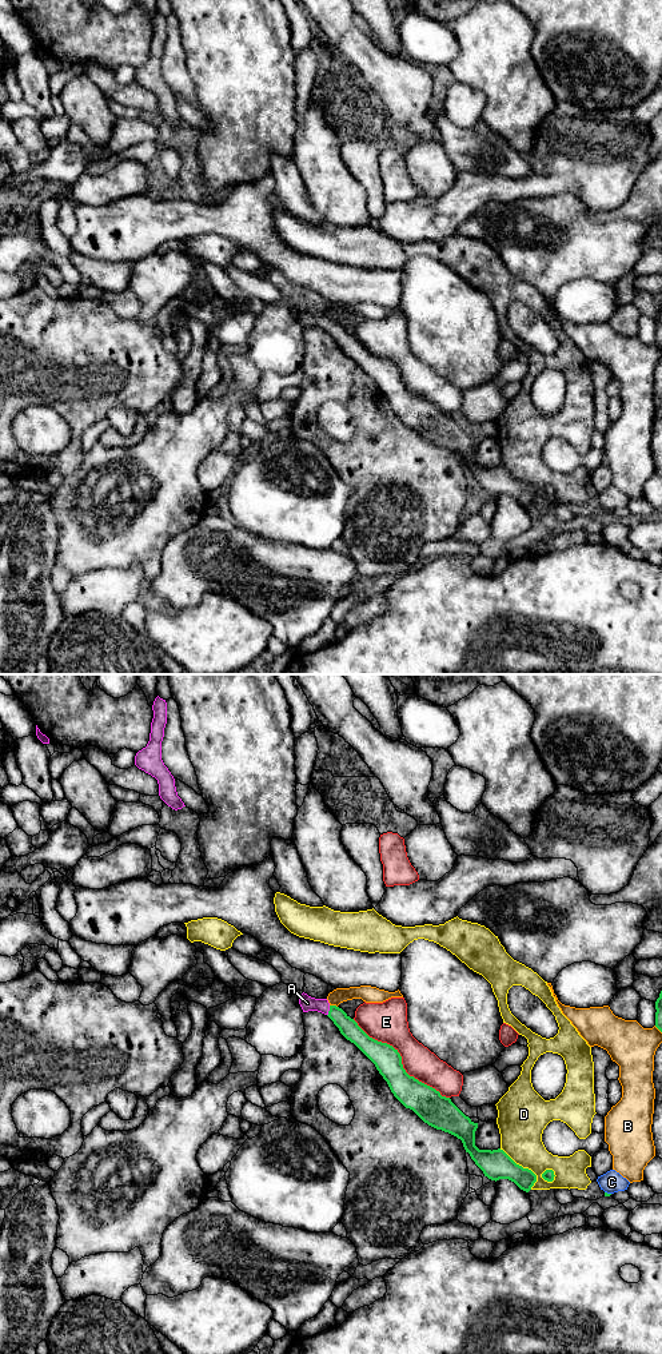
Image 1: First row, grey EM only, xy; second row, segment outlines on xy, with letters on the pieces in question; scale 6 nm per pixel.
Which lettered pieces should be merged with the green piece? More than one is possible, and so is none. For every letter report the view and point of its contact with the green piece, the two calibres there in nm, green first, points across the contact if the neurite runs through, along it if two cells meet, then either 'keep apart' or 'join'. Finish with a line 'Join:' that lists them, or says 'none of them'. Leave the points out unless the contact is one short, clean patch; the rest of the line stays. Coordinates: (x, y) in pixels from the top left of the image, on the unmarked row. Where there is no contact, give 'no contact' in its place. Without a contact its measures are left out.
A: meets green in xy at (328, 327); 110 nm thick on the green side, 90 nm on the other; runs through xy (349, 343), (328, 327), (323, 322), (307, 319); join
B: meets green in xy at (334, 322); 110 nm thick on the green side, 100 nm on the other; keep apart
C: meets green in xy at (606, 509); 20 nm thick on the green side, 130 nm on the other; keep apart
D: meets green in xy at (525, 485); 180 nm thick on the green side, 260 nm on the other; keep apart
E: meets green in xy at (401, 377); 180 nm thick on the green side, 240 nm on the other; keep apart
Join: A

